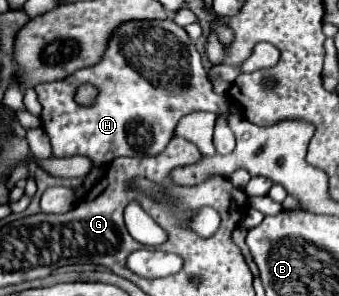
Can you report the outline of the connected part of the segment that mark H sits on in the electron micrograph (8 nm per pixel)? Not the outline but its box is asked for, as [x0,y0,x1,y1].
[35,20,229,166]

